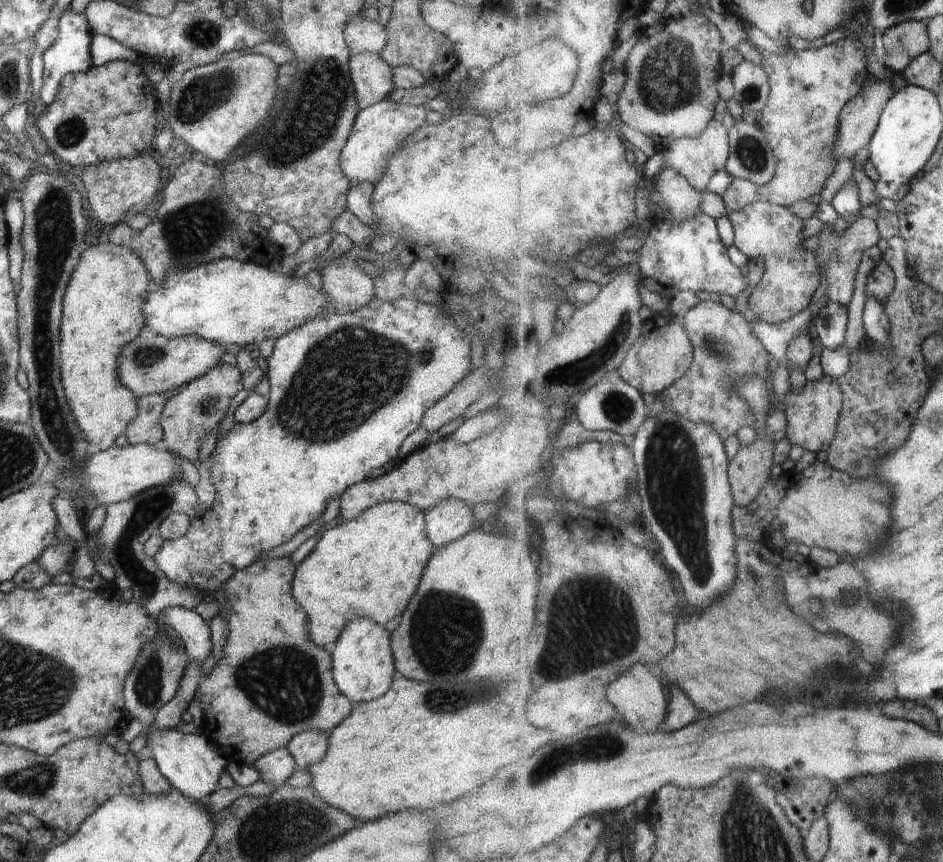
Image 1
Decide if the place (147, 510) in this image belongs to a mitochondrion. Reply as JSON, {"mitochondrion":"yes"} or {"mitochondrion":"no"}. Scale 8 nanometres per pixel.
{"mitochondrion":"yes"}

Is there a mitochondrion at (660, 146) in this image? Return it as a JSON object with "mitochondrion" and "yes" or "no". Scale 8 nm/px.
{"mitochondrion":"no"}

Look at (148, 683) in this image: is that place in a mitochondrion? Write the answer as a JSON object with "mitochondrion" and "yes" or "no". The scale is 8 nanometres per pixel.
{"mitochondrion":"yes"}

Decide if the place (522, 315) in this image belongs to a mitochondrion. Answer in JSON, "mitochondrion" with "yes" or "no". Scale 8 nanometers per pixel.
{"mitochondrion":"no"}

